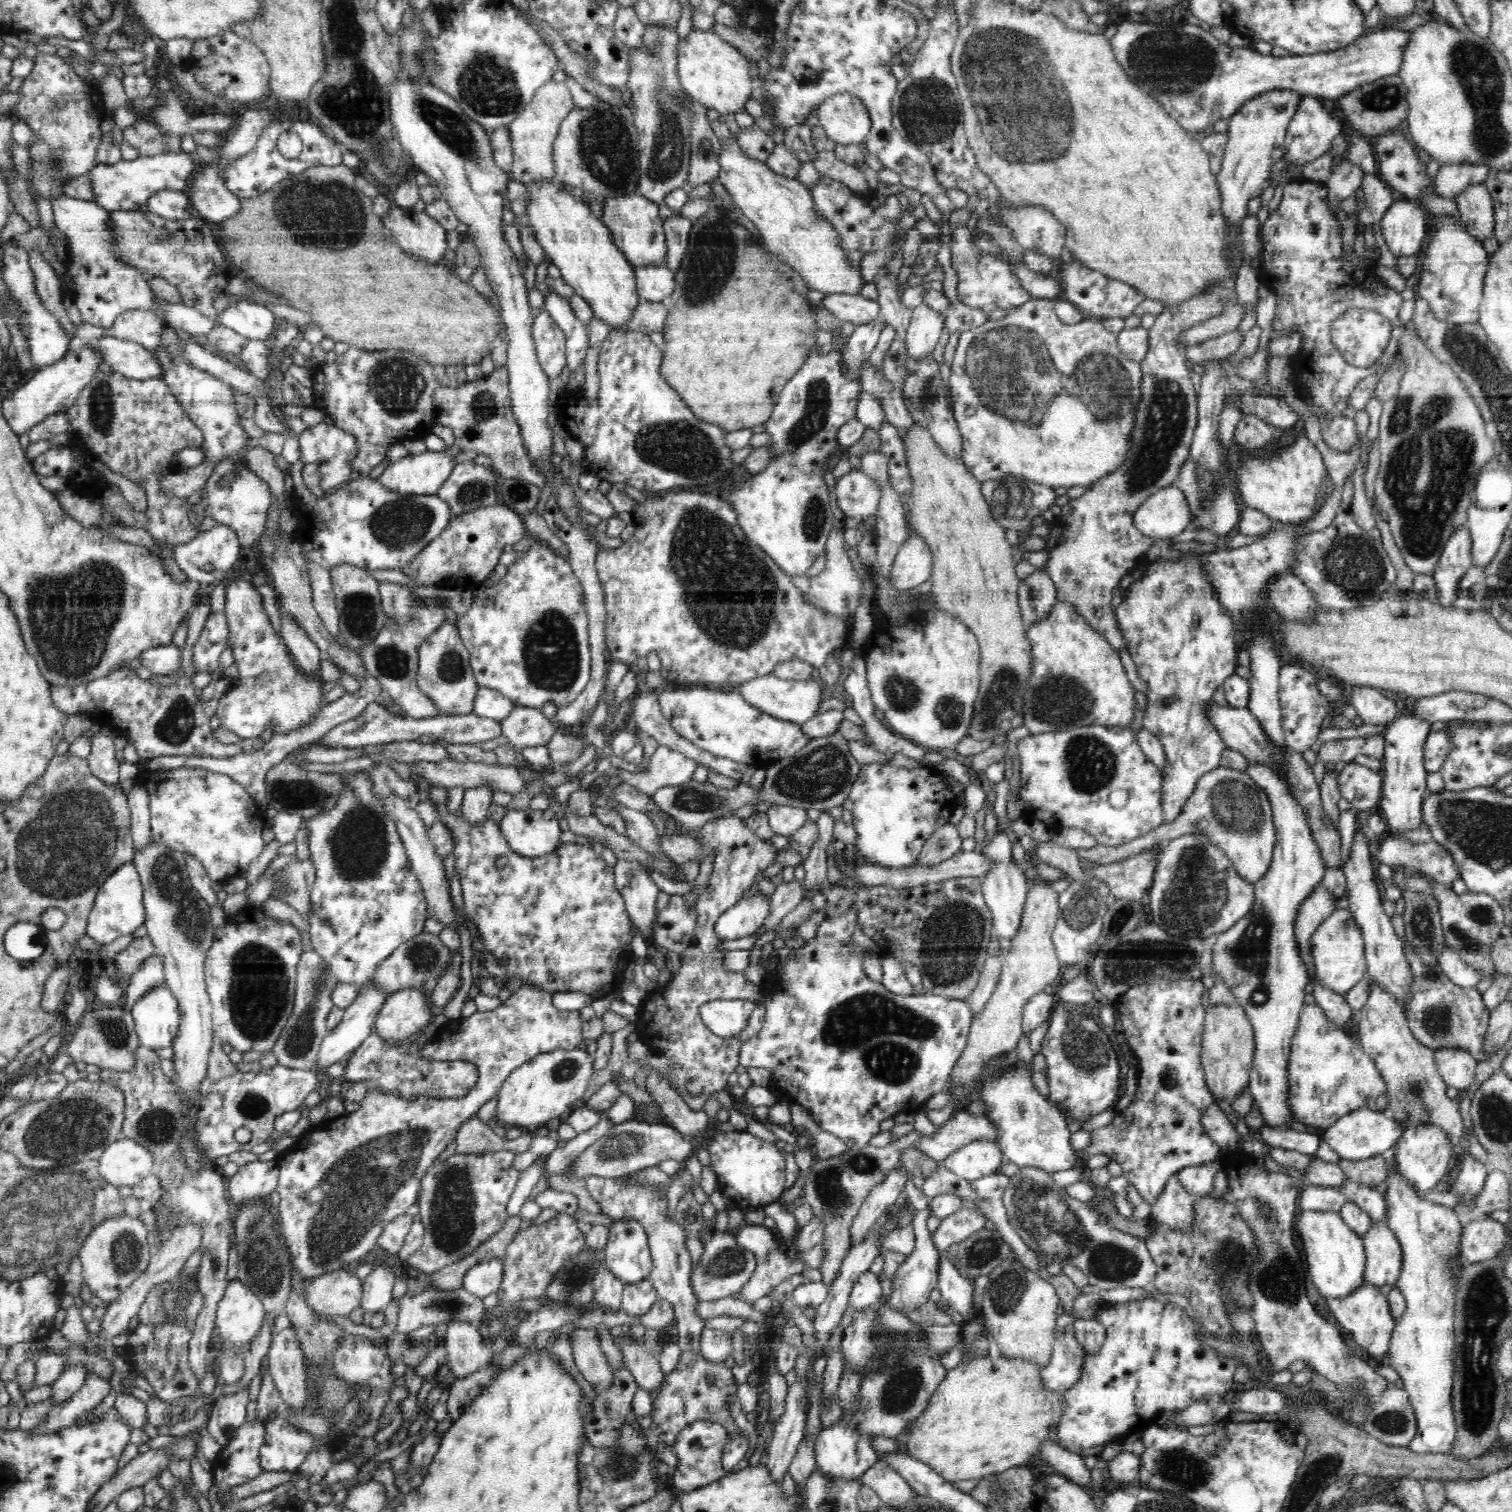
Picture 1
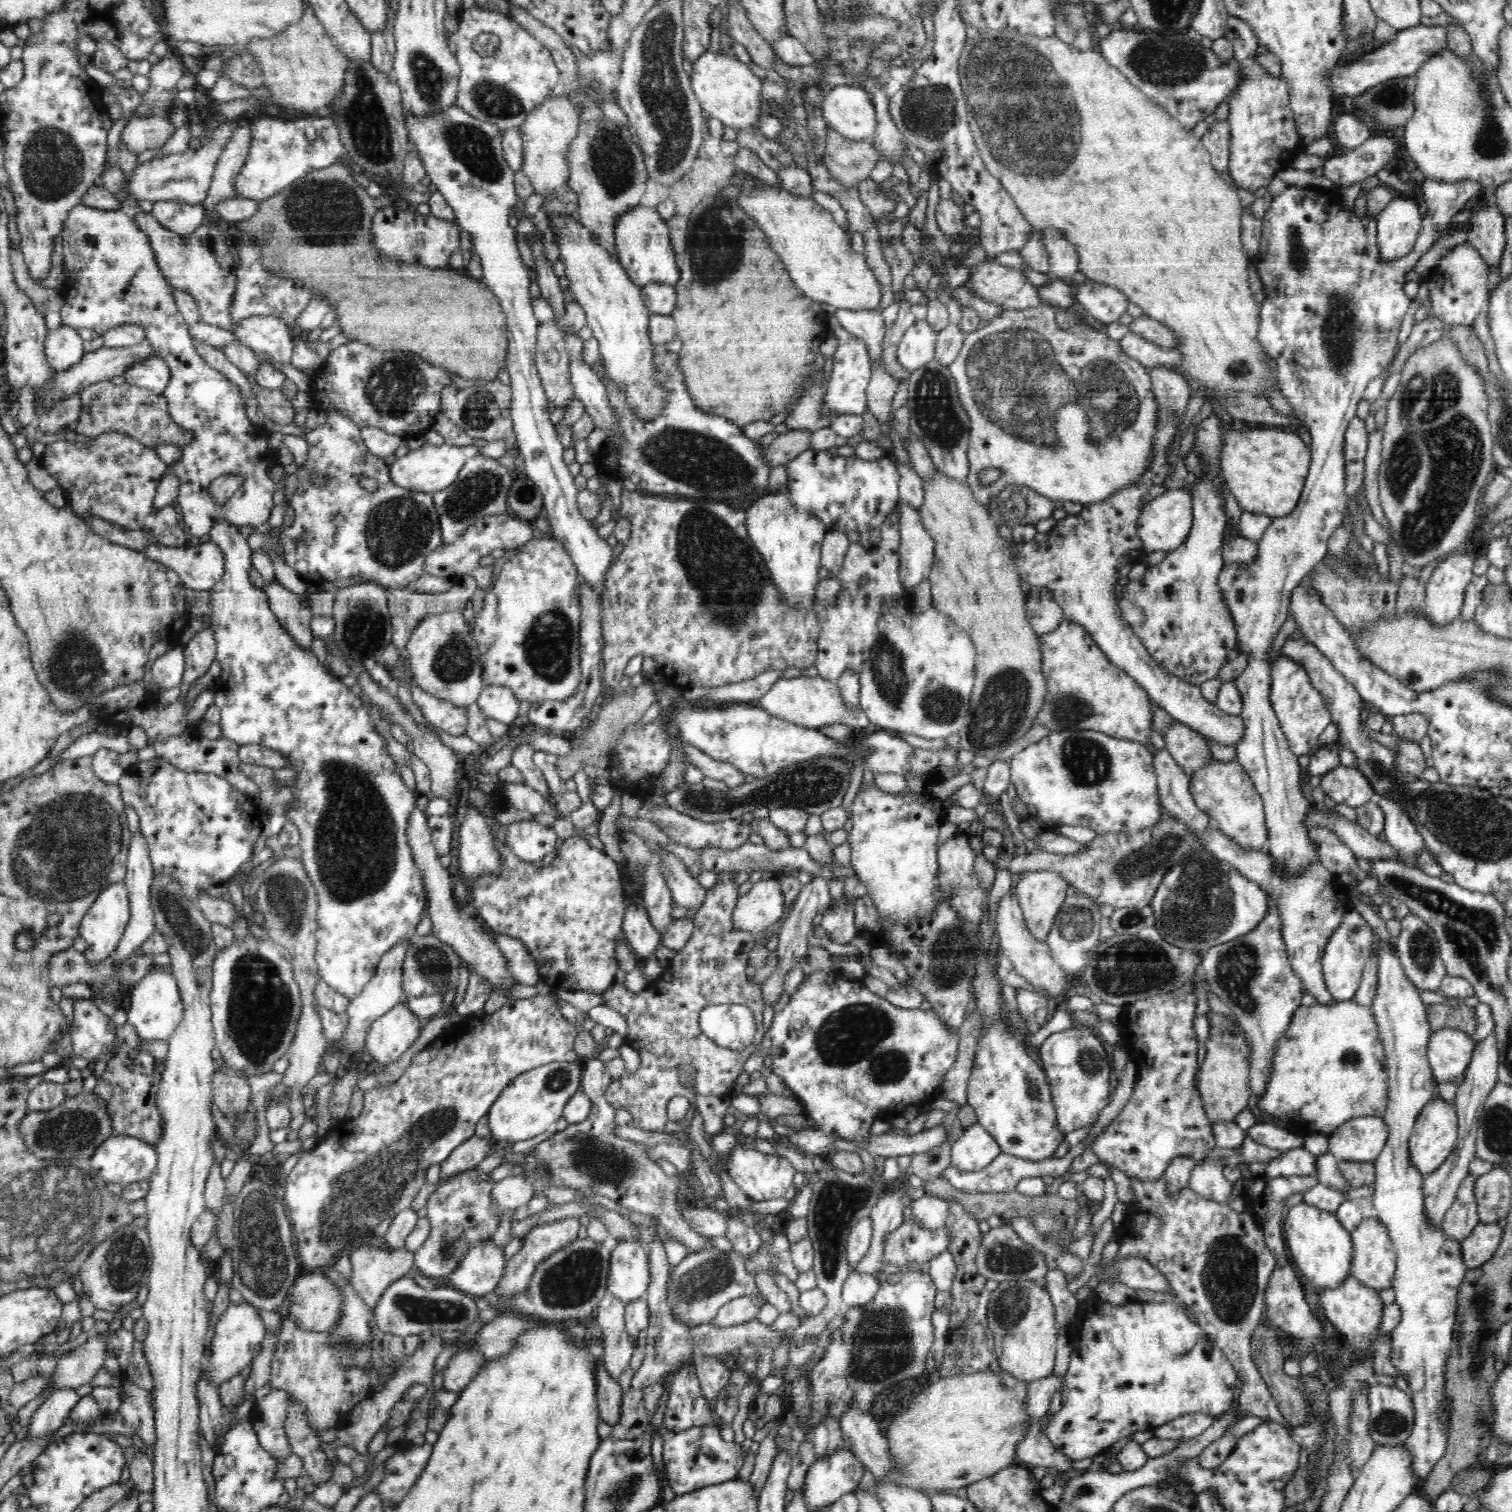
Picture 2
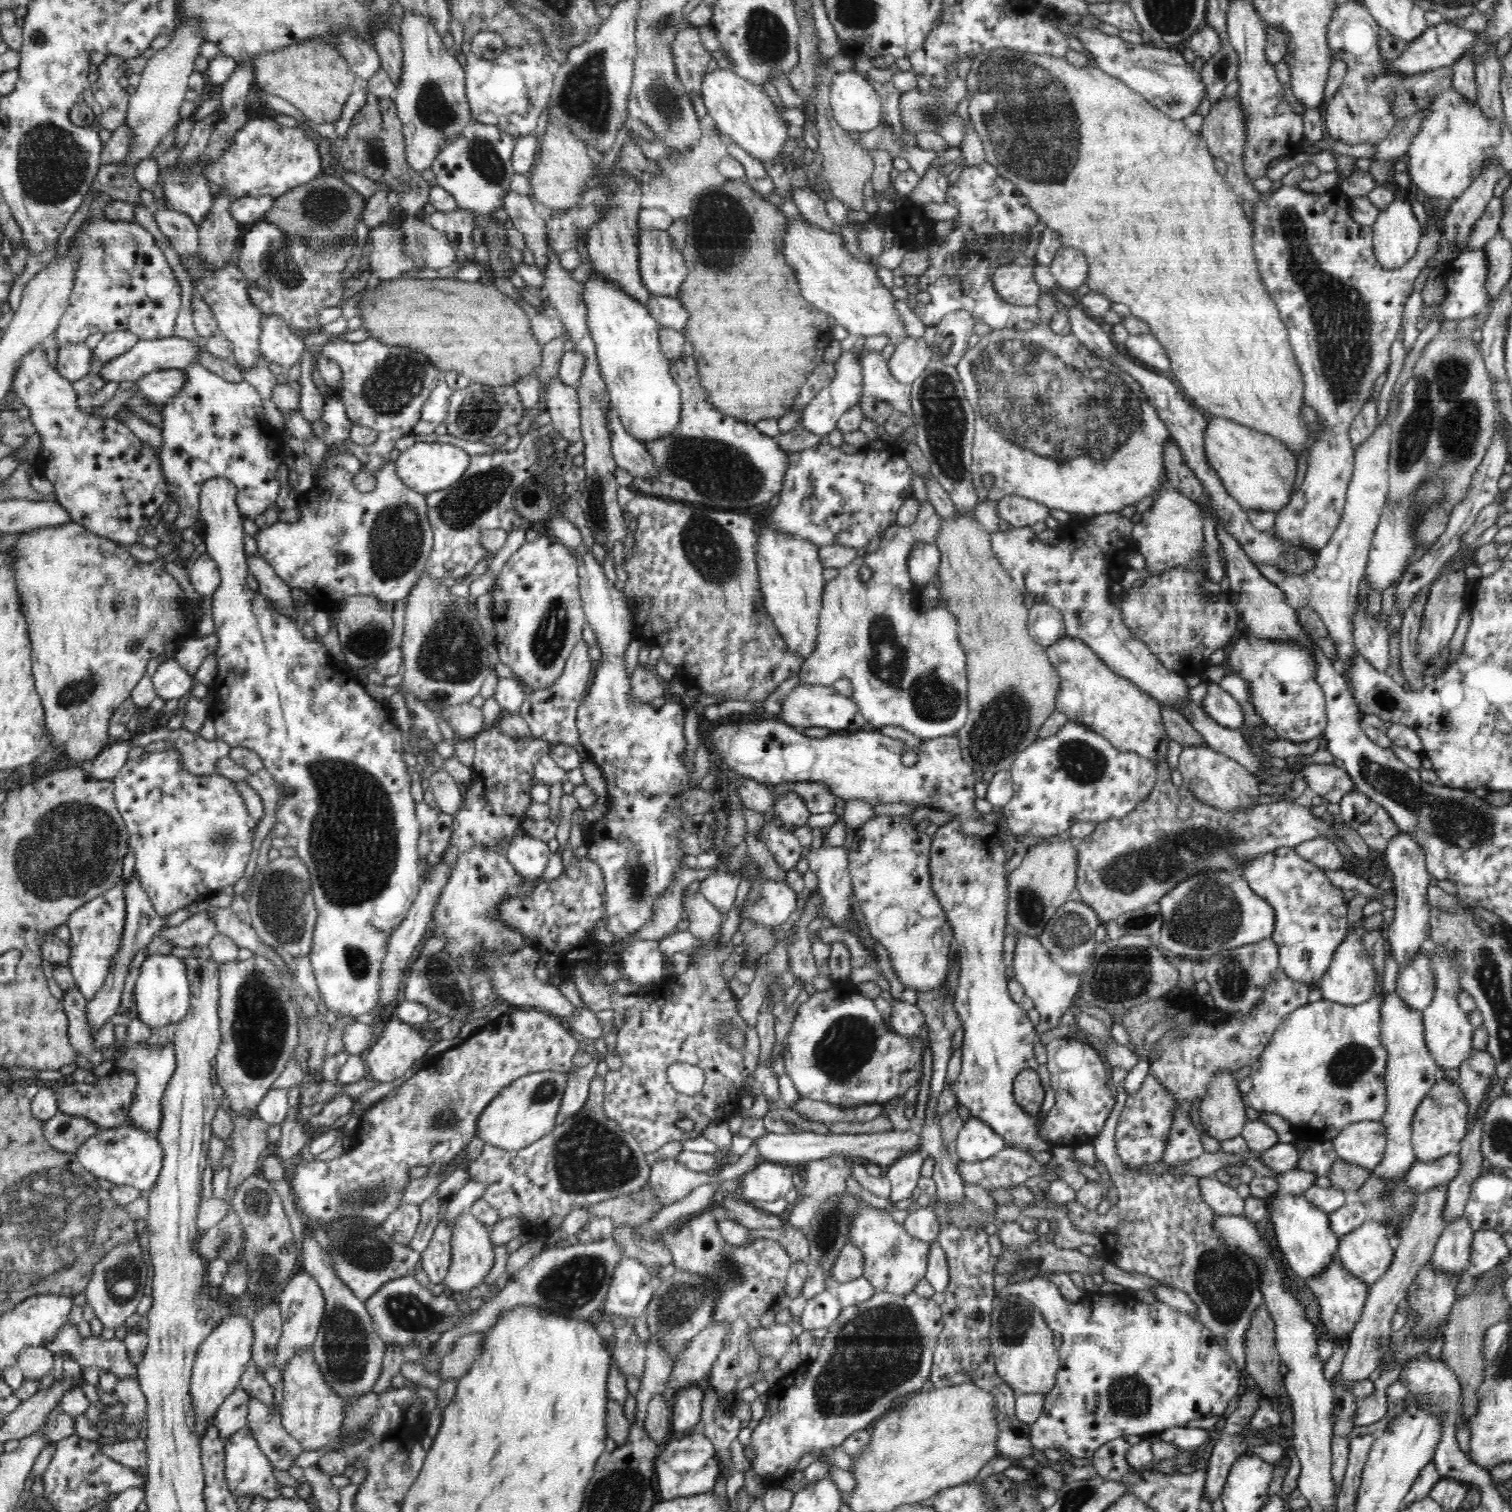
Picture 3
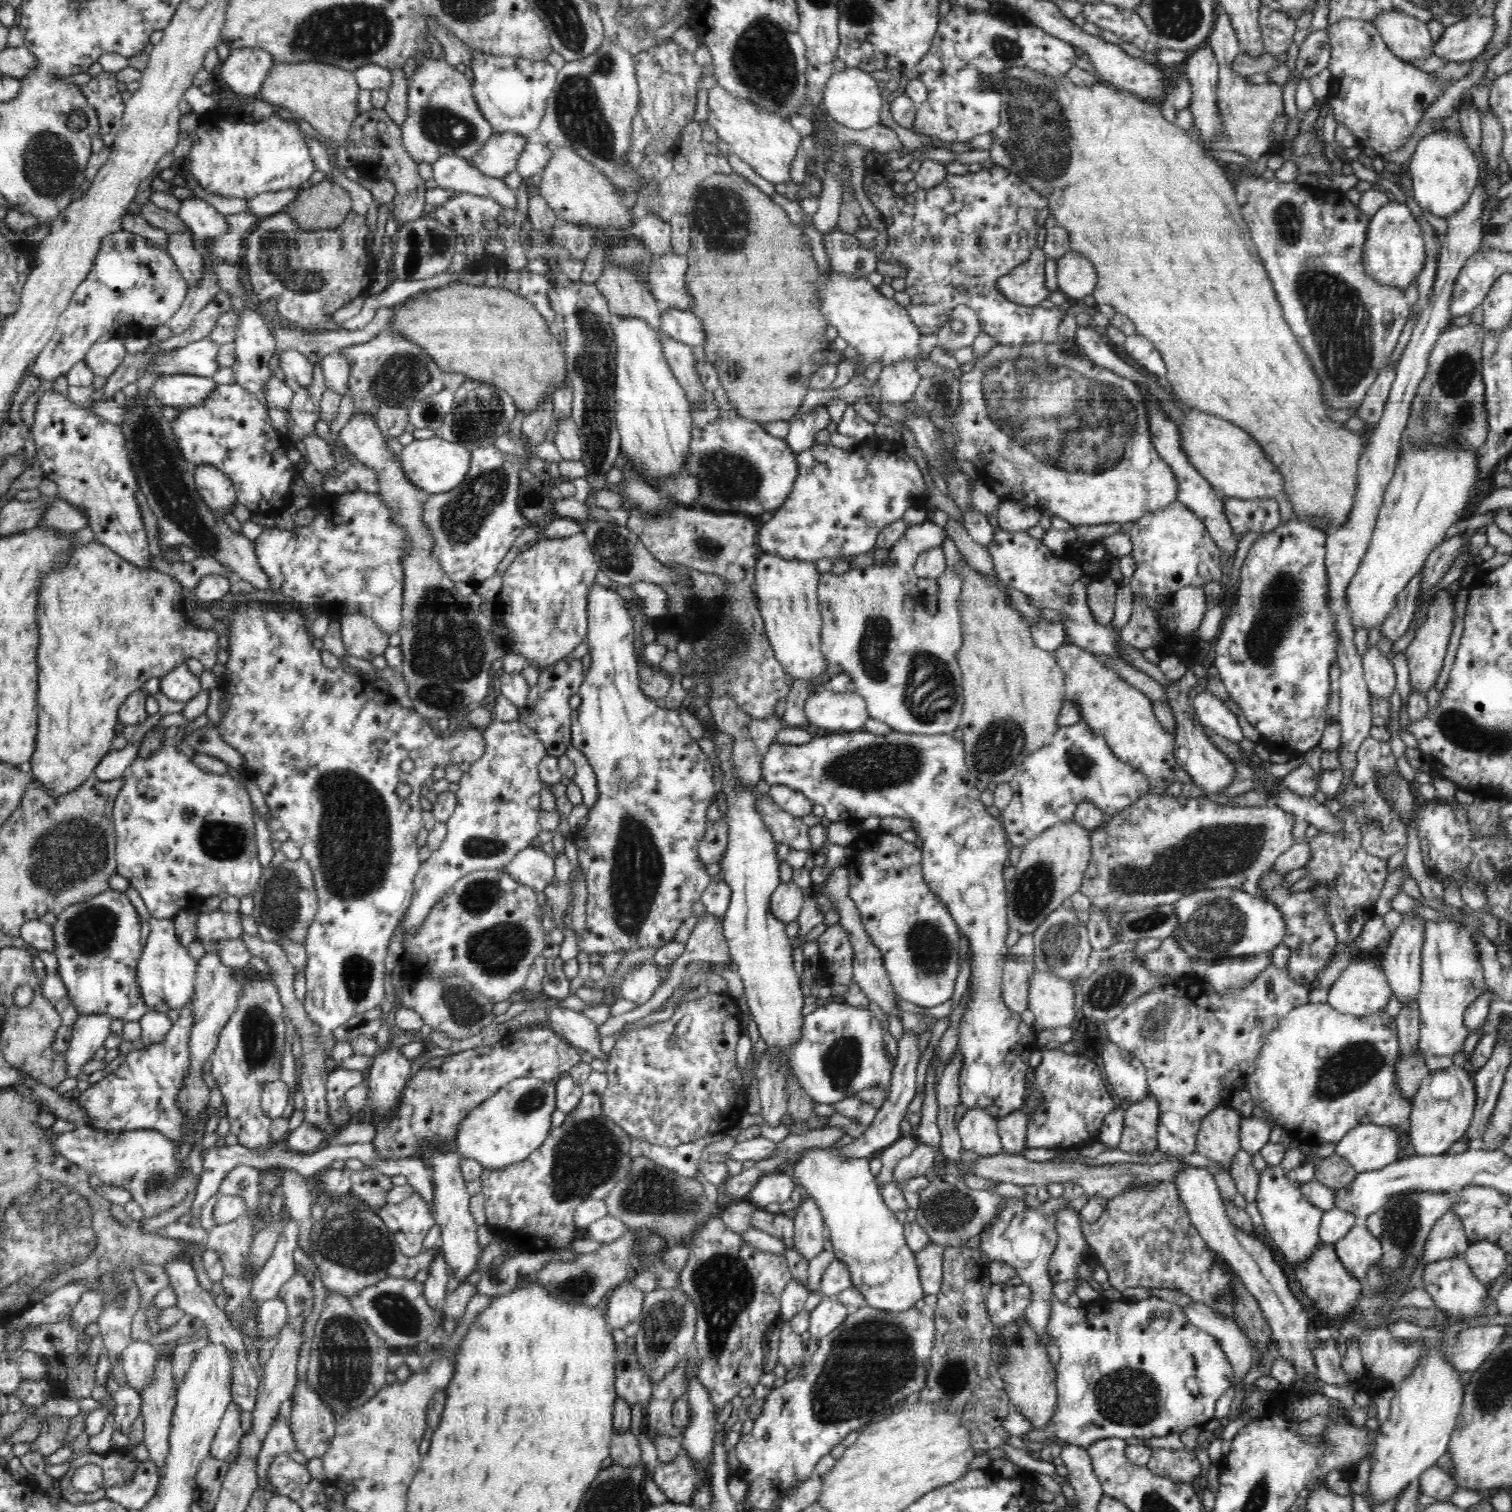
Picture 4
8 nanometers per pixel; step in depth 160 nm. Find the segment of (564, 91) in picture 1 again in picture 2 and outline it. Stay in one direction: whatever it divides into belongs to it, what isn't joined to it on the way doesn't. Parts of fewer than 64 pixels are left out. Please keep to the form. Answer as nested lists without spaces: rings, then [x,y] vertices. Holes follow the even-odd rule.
[[[561,94],[557,97],[550,95],[534,112],[530,112],[528,118],[520,126],[518,131],[522,133],[522,147],[524,147],[524,158],[521,171],[530,179],[535,194],[561,193],[568,189],[568,178],[570,178],[570,167],[568,167],[568,148],[578,134],[579,113],[571,100]]]

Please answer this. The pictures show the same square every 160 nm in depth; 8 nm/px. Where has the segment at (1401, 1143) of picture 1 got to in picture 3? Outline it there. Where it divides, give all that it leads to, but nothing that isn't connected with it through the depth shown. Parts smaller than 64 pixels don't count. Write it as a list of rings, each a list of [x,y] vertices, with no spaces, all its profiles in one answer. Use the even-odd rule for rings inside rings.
[[[1442,1079],[1428,1091],[1418,1105],[1412,1123],[1411,1145],[1419,1162],[1436,1162],[1449,1154],[1457,1154],[1467,1133],[1468,1103],[1458,1083]]]

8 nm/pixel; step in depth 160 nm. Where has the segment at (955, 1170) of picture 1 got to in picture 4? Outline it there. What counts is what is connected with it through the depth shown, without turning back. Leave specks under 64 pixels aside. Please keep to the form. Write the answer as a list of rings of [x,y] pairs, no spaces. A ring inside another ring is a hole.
[[[968,1109],[958,1123],[962,1147],[981,1156],[996,1156],[1002,1150],[998,1120],[984,1109]]]

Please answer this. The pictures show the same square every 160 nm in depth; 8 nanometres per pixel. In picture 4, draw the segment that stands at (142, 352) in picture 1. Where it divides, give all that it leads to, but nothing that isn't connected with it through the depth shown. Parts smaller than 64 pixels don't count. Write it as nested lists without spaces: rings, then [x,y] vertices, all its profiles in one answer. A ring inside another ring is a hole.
[[[174,373],[161,375],[153,384],[152,393],[165,405],[192,408],[206,402],[216,384],[213,377]]]

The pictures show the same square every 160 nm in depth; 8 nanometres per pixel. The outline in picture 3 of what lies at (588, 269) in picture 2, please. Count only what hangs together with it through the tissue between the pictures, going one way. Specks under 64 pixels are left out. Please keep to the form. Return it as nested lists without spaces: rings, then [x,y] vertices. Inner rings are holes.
[[[596,270],[587,283],[584,283],[582,299],[586,303],[590,335],[596,344],[598,365],[602,371],[602,378],[606,381],[610,406],[619,414],[620,422],[626,432],[638,439],[643,445],[654,440],[660,440],[676,430],[680,424],[682,399],[680,387],[676,385],[670,375],[670,362],[663,355],[659,344],[659,322],[654,320],[647,306],[640,301],[628,296],[620,287],[612,281],[606,281],[596,275]]]

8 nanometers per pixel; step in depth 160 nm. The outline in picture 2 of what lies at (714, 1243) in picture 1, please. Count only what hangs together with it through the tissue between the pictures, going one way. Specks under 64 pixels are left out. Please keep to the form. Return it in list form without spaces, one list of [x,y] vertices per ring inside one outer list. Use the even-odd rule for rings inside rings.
[[[718,1247],[686,1255],[671,1270],[666,1301],[670,1305],[674,1320],[700,1326],[715,1319],[717,1312],[732,1300],[742,1296],[753,1296],[758,1292],[754,1276],[745,1267],[745,1257],[734,1249],[724,1252]]]

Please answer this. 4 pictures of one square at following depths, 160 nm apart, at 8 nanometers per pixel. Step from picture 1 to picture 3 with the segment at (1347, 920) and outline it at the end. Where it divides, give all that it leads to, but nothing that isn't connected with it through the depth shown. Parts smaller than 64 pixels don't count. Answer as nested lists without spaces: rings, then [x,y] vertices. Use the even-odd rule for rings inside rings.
[[[1374,913],[1369,917],[1363,917],[1362,926],[1360,927],[1350,926],[1344,940],[1338,944],[1338,949],[1334,954],[1332,963],[1326,970],[1326,974],[1318,984],[1324,999],[1346,1006],[1354,1006],[1354,1004],[1368,1002],[1376,996],[1376,990],[1378,990],[1376,969],[1372,967],[1371,959],[1367,956],[1365,946],[1362,943],[1364,934],[1376,929],[1385,930],[1384,915],[1382,913]]]

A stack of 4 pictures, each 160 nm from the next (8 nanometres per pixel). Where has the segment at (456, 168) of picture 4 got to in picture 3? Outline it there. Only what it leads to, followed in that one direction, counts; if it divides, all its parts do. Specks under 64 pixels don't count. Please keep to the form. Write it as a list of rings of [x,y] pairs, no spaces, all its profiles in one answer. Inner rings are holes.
[[[510,190],[502,198],[503,209],[514,224],[514,229],[524,234],[526,248],[534,254],[535,266],[540,275],[548,266],[548,239],[545,220],[536,213],[534,199],[531,196],[521,196]]]

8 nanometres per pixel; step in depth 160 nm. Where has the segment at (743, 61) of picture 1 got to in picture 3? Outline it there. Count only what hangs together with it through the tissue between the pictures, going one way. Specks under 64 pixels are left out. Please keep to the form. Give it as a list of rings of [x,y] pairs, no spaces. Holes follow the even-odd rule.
[[[717,68],[702,78],[700,94],[707,114],[716,121],[719,133],[731,136],[733,142],[739,144],[762,164],[772,164],[782,154],[782,148],[790,138],[789,126],[762,86],[754,86],[730,69]]]

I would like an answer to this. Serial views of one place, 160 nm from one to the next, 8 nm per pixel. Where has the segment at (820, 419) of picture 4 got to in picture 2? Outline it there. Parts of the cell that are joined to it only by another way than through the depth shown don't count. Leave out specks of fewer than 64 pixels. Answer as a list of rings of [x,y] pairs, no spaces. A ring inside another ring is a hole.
[[[855,338],[845,343],[840,343],[833,354],[833,367],[829,378],[821,414],[857,414],[864,415],[867,408],[867,388],[870,382],[872,366],[866,345]]]

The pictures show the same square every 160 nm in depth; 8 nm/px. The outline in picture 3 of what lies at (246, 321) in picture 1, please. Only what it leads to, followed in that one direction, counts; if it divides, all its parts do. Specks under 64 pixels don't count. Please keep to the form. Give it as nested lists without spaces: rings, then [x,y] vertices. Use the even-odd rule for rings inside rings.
[[[280,315],[264,317],[261,328],[260,352],[266,363],[274,362],[286,369],[300,364],[305,344],[296,334],[290,332]]]

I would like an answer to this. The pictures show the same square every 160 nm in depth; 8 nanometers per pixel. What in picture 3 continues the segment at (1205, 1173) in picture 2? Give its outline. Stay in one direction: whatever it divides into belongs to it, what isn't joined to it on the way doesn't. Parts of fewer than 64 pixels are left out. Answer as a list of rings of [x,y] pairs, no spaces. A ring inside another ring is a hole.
[[[1215,1177],[1199,1178],[1199,1186],[1203,1200],[1213,1208],[1216,1215],[1243,1216],[1245,1214],[1245,1200],[1238,1196],[1238,1192]]]

